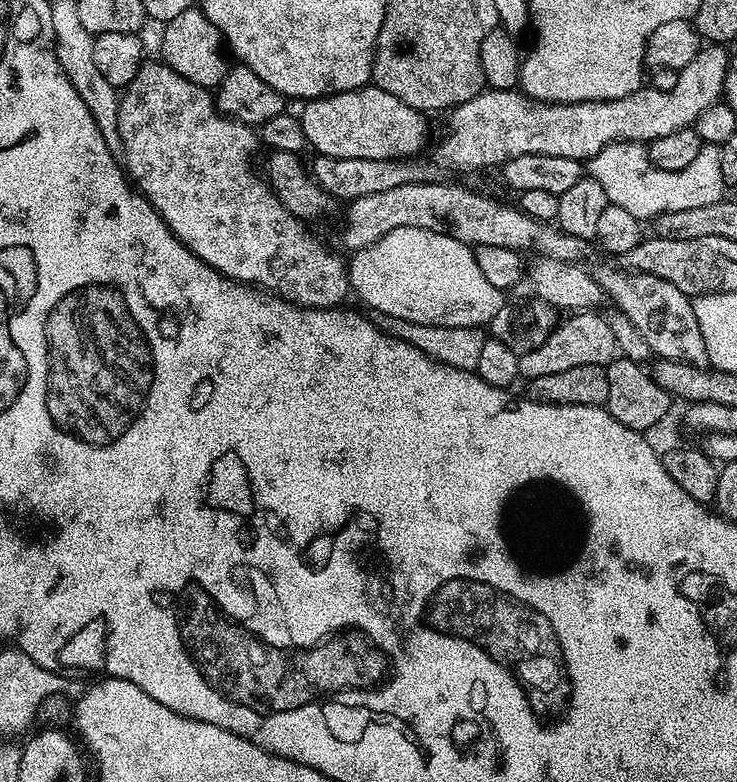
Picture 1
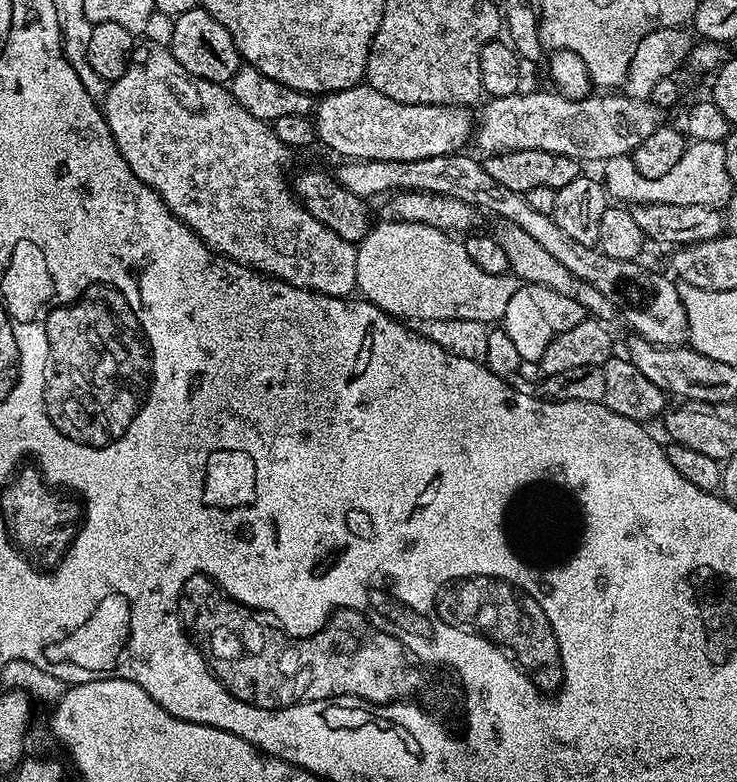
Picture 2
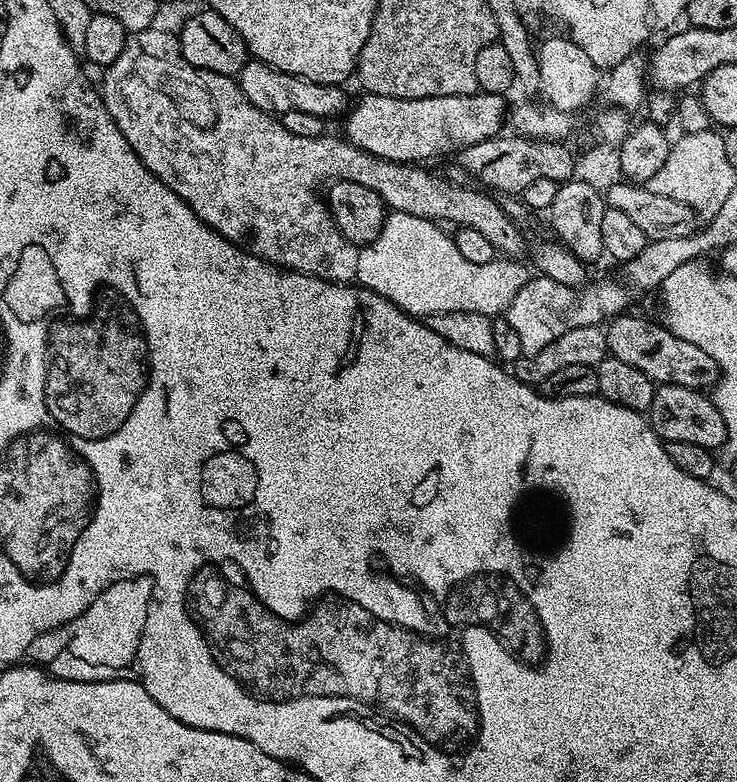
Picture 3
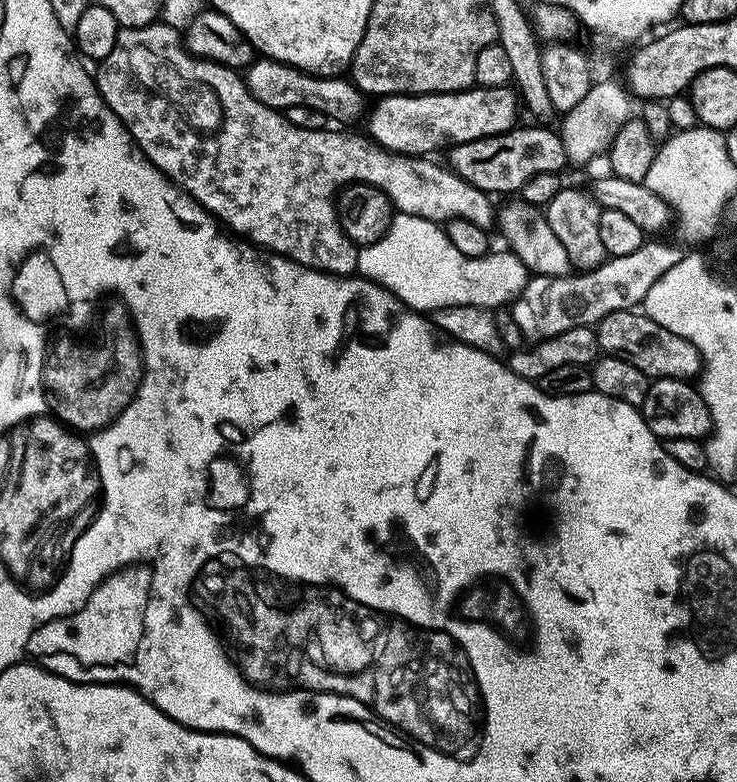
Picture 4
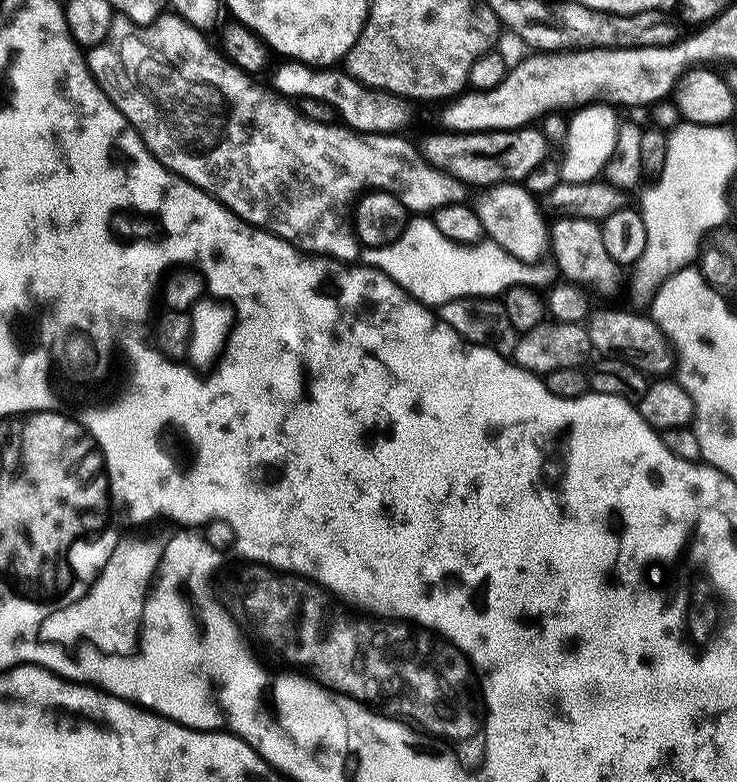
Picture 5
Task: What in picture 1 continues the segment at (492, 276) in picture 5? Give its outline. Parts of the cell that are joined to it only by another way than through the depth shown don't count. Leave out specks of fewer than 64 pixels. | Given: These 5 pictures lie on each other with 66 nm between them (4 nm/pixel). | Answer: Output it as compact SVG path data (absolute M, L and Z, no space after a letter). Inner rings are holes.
M399 228L353 256L348 264L351 291L381 316L406 318L406 322L422 322L422 326L480 328L491 325L494 314L506 307L505 293L490 286L478 270L475 251L453 236Z

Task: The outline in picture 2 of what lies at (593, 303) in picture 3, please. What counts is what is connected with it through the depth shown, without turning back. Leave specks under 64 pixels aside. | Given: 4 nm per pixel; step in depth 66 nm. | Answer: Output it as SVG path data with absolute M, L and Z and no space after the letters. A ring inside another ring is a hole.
M524 284L517 287L514 297L506 306L506 314L501 322L502 327L513 339L523 363L535 364L545 353L546 346L558 333L565 333L571 327L578 326L587 319L587 309L573 295L550 290L541 284Z

